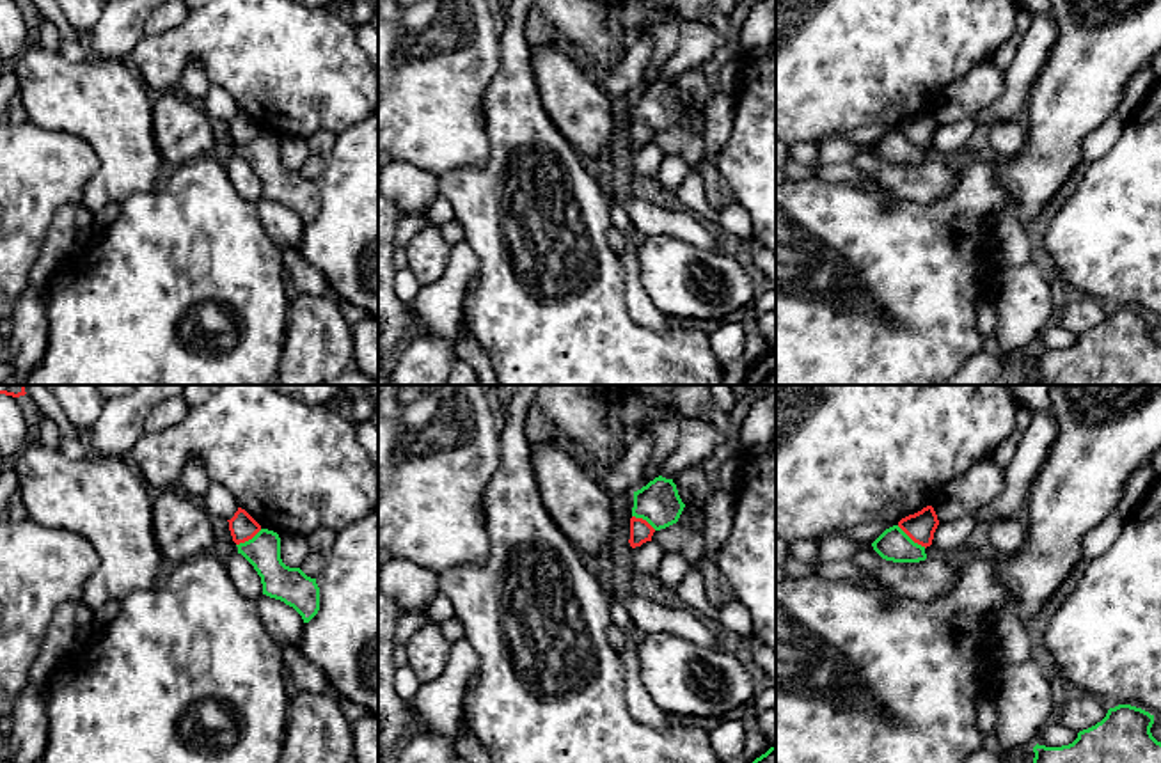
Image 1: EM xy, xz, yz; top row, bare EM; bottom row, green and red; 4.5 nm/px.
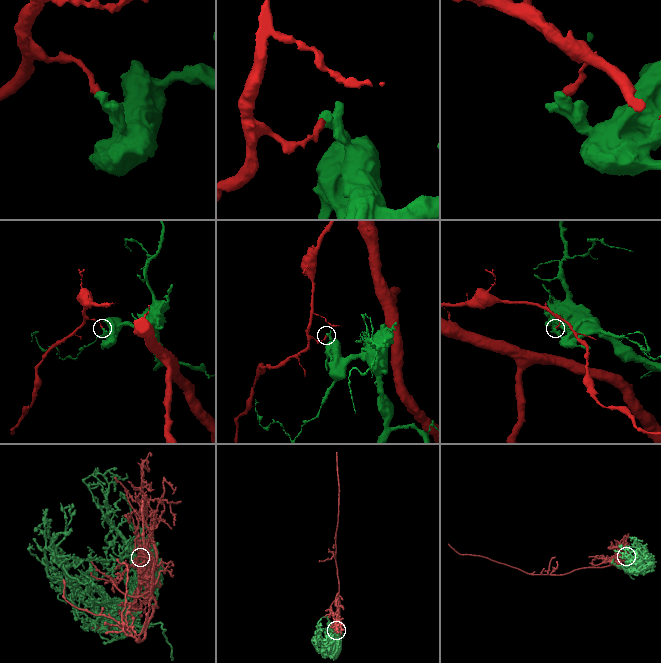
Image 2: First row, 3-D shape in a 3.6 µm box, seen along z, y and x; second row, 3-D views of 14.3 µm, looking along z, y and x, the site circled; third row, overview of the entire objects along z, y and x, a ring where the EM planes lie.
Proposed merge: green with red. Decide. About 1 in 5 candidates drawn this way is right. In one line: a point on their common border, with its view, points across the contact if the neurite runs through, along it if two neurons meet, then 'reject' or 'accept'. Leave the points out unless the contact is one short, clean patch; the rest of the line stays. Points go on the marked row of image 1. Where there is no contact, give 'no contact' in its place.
contact yz (909, 538); border yz (897, 526), (925, 547); reject

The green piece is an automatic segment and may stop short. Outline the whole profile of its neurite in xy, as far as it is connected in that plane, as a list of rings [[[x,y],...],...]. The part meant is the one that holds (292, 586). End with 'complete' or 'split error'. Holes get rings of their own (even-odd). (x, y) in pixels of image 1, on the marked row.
[[[261,529],[252,539],[236,545],[257,571],[263,594],[293,607],[309,623],[320,610],[320,587],[316,578],[300,568],[289,568],[280,559],[280,538],[277,532]]]; complete

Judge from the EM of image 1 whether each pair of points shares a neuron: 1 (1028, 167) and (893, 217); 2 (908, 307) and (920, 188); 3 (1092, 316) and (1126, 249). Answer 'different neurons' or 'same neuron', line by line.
1: different neurons
2: different neurons
3: different neurons

